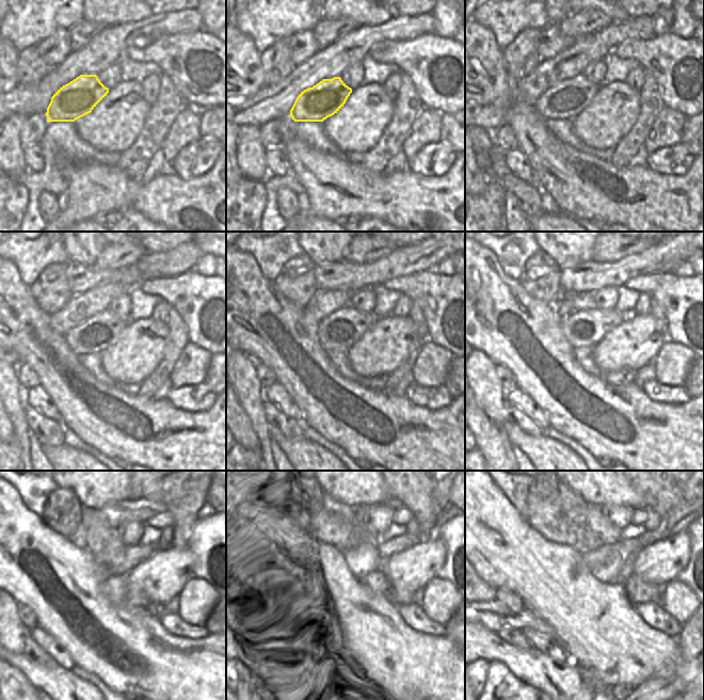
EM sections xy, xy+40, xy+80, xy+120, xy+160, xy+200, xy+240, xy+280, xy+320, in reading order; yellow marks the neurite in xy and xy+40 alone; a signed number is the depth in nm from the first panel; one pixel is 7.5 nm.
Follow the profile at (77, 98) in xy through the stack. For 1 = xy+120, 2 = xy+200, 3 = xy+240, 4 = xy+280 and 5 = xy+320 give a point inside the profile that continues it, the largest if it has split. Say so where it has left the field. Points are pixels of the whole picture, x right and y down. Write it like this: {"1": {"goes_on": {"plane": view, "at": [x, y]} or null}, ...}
{"1": {"goes_on": {"plane": "xy+120", "at": [94, 335]}}, "2": {"goes_on": {"plane": "xy+200", "at": [585, 329]}}, "3": {"goes_on": {"plane": "xy+240", "at": [121, 561]}}, "4": {"goes_on": {"plane": "xy+280", "at": [366, 558]}}, "5": {"goes_on": {"plane": "xy+320", "at": [678, 519]}}}

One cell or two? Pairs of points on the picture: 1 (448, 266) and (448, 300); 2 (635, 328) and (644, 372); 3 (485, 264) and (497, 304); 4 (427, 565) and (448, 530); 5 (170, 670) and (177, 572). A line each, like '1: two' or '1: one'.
1: two
2: two
3: one
4: two
5: two

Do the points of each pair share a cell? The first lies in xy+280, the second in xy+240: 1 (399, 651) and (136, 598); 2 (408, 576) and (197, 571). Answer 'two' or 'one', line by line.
1: two
2: two

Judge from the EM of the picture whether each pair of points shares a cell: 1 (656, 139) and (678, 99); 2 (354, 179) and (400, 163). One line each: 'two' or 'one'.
1: two
2: two

